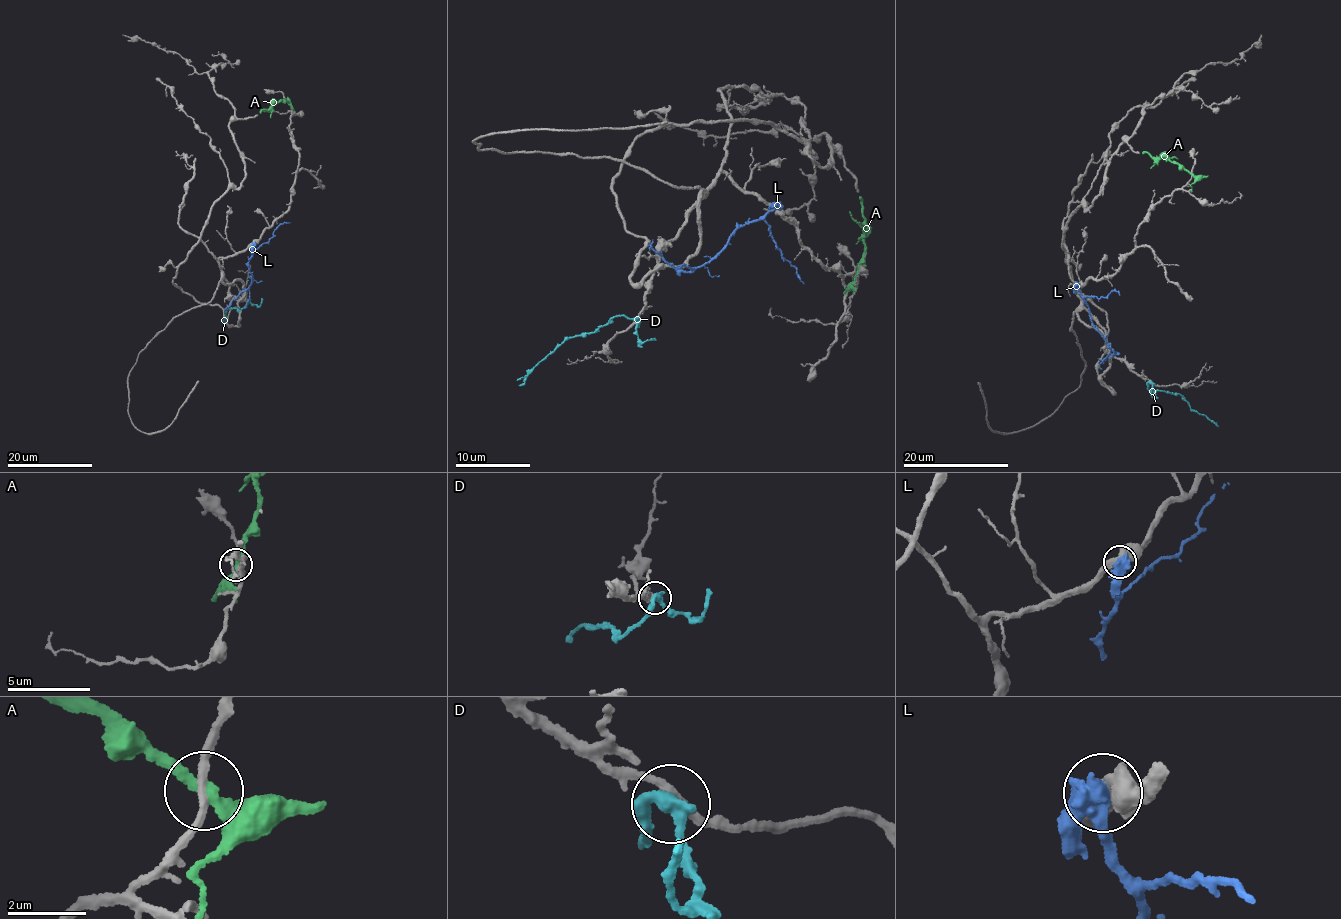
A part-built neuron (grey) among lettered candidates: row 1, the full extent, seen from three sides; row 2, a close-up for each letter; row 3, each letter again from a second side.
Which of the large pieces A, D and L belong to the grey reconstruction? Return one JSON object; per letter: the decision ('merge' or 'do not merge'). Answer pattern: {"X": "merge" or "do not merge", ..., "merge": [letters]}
{"A": "merge", "D": "do not merge", "L": "do not merge", "merge": ["A"]}

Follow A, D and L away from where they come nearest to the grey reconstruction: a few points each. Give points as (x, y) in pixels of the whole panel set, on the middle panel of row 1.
A: (855, 278), (864, 251), (864, 215), (862, 200), (858, 198)
D: (636, 322), (617, 315), (599, 328), (569, 338), (533, 368), (519, 385)
L: (776, 207), (733, 230), (723, 249), (689, 272), (664, 259), (651, 247), (653, 239)

